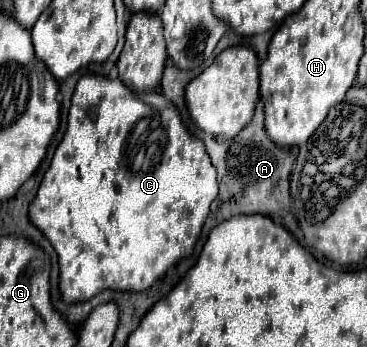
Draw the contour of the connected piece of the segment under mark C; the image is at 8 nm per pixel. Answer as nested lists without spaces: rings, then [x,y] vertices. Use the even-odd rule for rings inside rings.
[[[84,75],[76,83],[74,95],[72,95],[72,107],[68,113],[68,127],[64,131],[64,137],[60,145],[56,147],[56,153],[52,157],[52,163],[48,171],[44,173],[44,179],[38,187],[38,193],[34,201],[30,203],[30,221],[34,227],[38,227],[46,239],[52,243],[52,247],[58,253],[58,265],[60,265],[60,293],[64,303],[76,303],[76,301],[88,301],[96,293],[104,289],[114,291],[146,291],[150,285],[160,279],[168,267],[172,267],[182,257],[192,255],[194,245],[198,241],[198,235],[202,231],[202,225],[208,217],[210,203],[218,195],[218,183],[216,183],[216,169],[210,163],[210,157],[204,149],[204,143],[188,133],[188,129],[182,125],[180,113],[176,107],[158,91],[154,93],[138,93],[128,89],[120,79],[110,79],[102,75]]]

